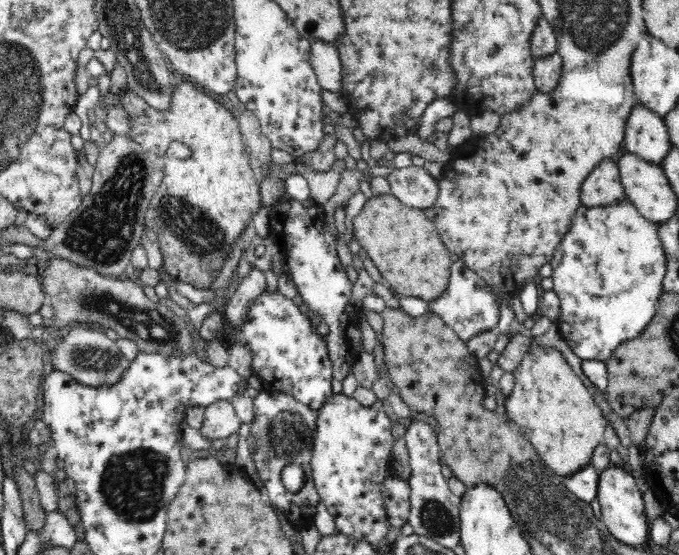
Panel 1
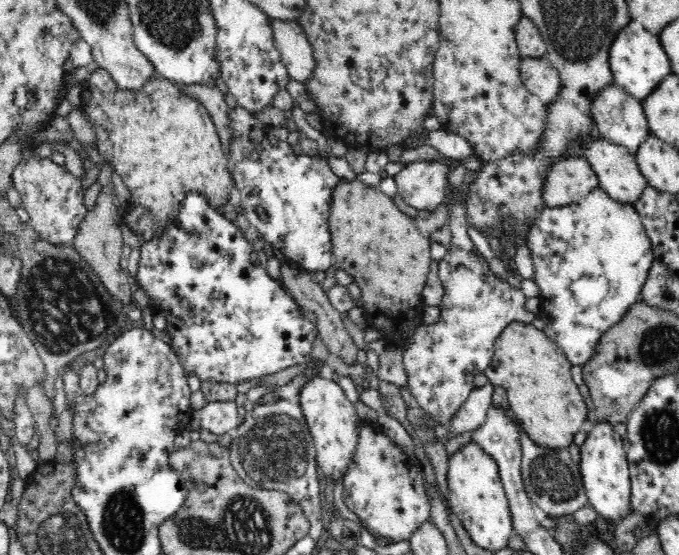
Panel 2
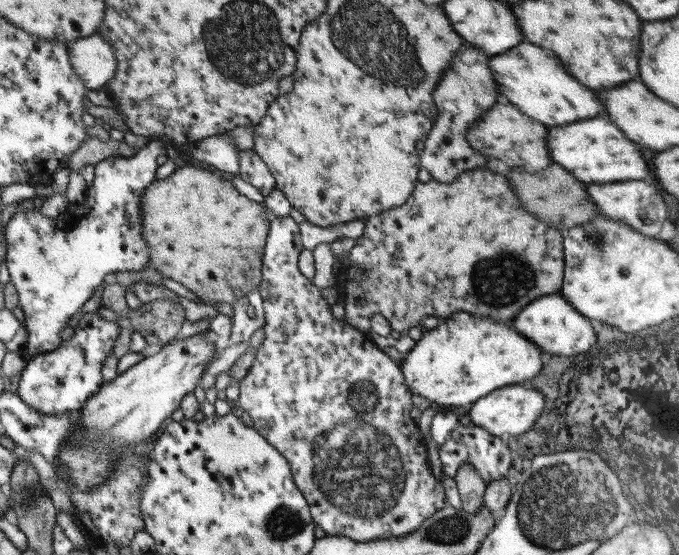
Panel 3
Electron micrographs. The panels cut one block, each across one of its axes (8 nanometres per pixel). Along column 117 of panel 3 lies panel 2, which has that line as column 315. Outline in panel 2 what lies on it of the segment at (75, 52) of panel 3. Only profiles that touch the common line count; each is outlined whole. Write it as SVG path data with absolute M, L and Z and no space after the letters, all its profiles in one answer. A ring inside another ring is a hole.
M278 19L268 21L272 25L276 47L280 51L282 63L286 65L290 78L307 85L313 78L318 63L314 59L306 31L302 30L302 26L296 21Z

